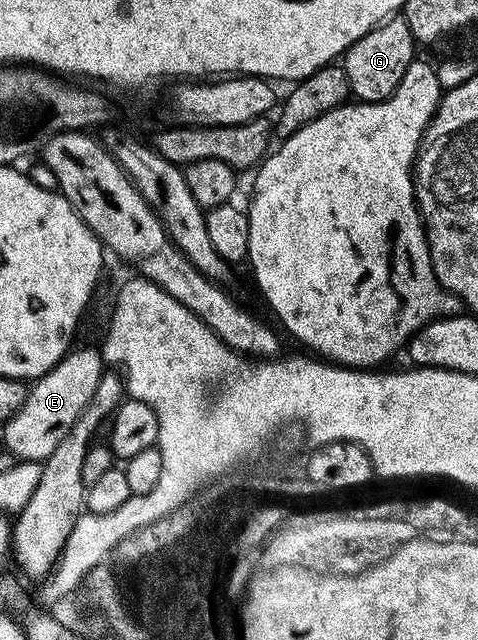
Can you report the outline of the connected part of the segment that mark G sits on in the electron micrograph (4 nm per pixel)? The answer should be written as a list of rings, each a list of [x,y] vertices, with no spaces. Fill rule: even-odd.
[[[403,16],[386,18],[367,36],[355,40],[343,55],[343,65],[347,72],[350,95],[358,102],[382,102],[397,91],[403,80],[403,72],[415,60],[415,52],[419,47],[411,36],[411,28],[407,28],[407,20]]]

